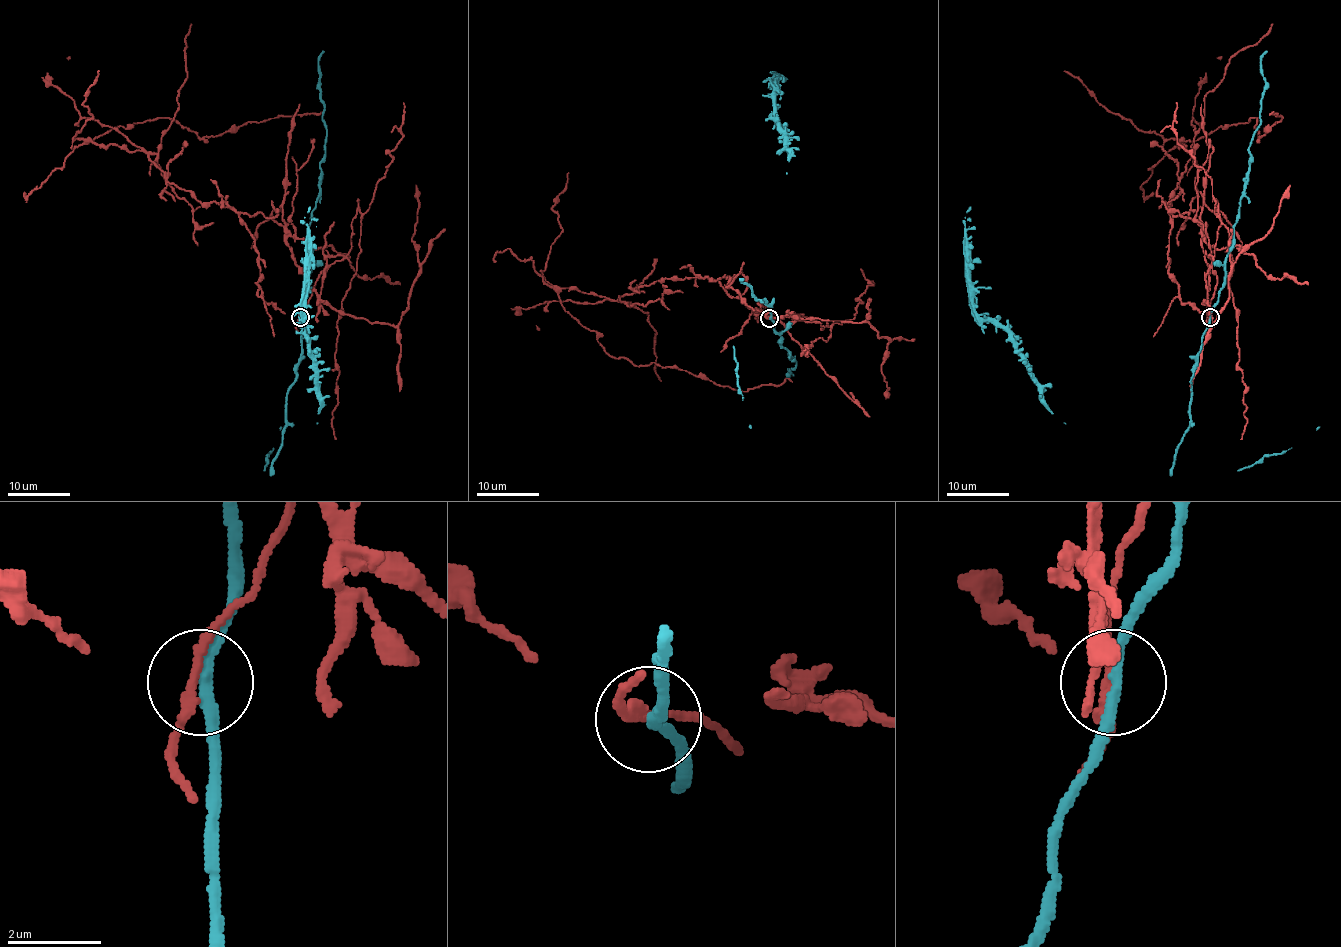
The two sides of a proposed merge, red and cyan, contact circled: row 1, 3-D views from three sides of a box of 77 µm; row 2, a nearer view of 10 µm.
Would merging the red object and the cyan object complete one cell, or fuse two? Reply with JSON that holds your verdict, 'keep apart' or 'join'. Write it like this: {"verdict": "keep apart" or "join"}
{"verdict": "keep apart"}

